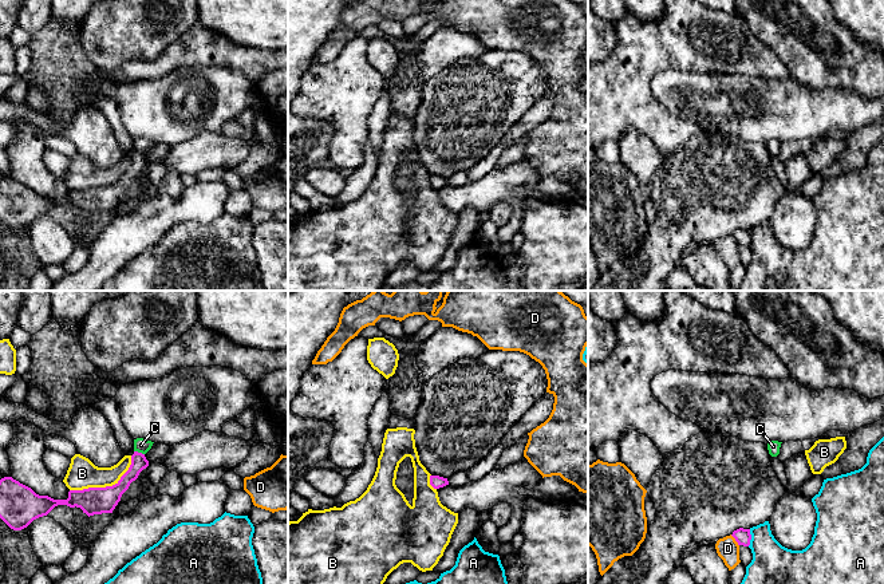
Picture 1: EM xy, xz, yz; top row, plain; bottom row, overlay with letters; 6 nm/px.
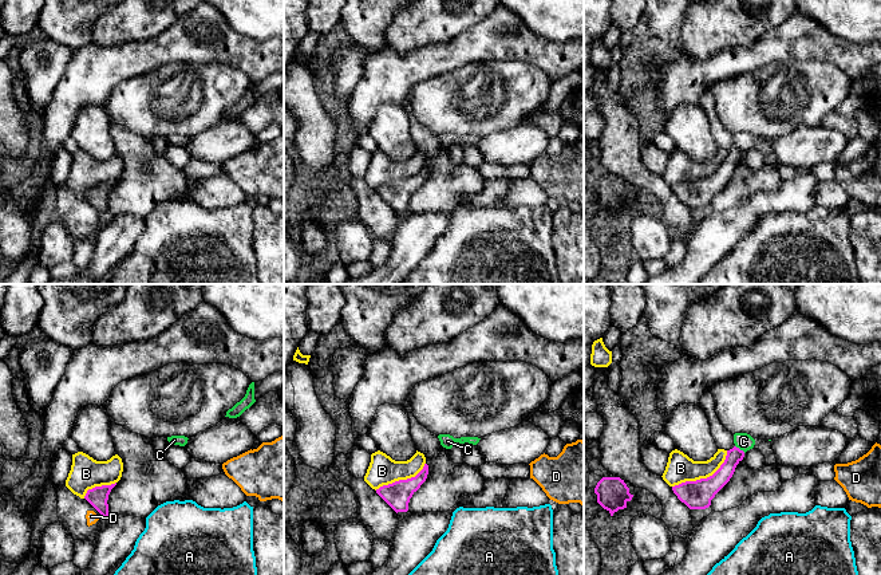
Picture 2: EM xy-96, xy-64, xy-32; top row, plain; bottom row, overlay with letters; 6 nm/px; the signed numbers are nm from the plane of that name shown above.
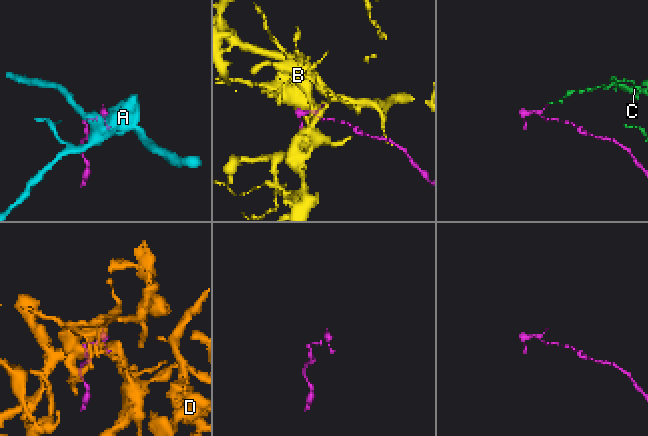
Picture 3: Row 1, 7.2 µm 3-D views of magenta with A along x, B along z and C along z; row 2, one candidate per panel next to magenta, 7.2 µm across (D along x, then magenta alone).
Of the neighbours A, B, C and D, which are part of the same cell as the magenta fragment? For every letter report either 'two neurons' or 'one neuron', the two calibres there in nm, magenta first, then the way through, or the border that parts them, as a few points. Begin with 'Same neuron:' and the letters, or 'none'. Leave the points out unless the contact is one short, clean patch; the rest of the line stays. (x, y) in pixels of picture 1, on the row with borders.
Same neuron: none
A: two neurons | 100/240 nm
B: two neurons | 160/180 nm
C: two neurons | 100/90 nm | along xy (134, 450), (143, 454)
D: two neurons | 100/140 nm

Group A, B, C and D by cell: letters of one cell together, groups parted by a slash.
A / B / C / D

